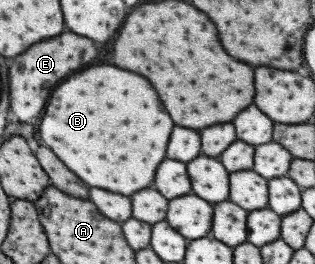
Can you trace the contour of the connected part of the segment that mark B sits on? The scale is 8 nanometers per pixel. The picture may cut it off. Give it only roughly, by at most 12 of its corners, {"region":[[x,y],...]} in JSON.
{"region":[[95,65],[39,123],[89,187],[153,181],[173,127],[151,85]]}

